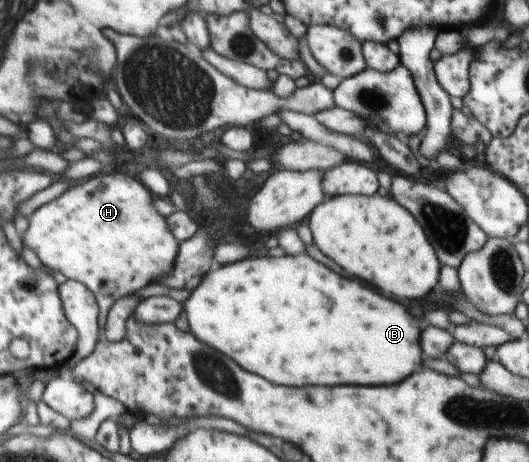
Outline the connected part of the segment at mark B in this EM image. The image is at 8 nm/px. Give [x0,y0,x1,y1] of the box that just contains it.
[182,253,419,386]

